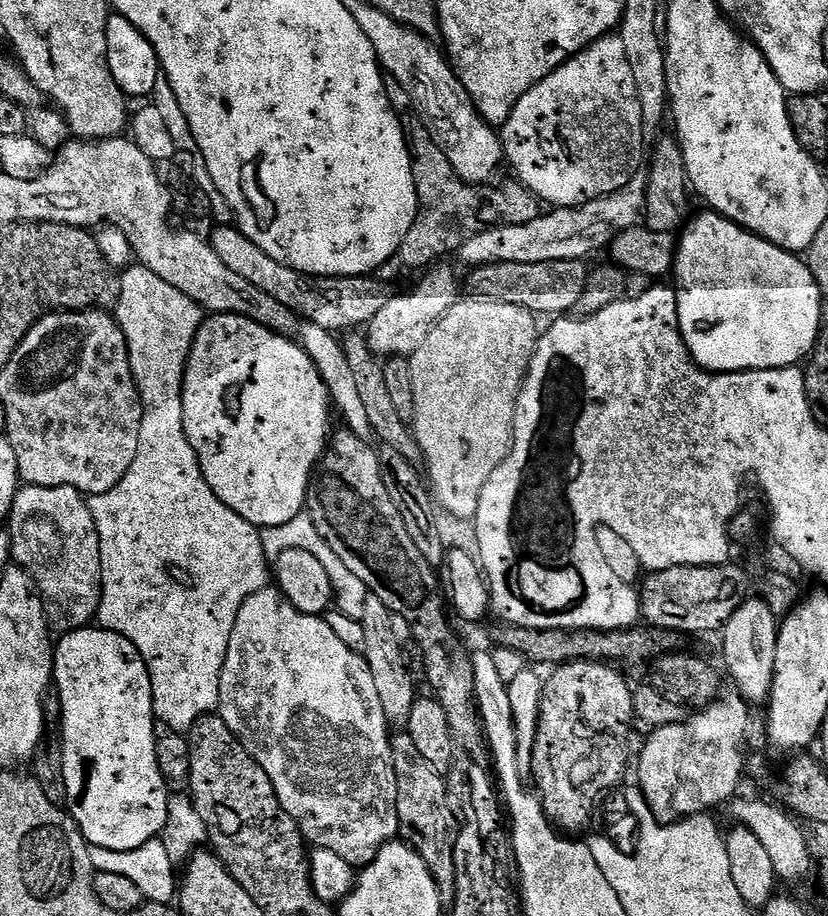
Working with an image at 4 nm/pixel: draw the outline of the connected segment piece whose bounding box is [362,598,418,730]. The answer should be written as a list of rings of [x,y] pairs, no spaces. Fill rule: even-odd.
[[[375,598],[369,599],[362,617],[364,623],[364,648],[362,655],[367,660],[370,670],[374,674],[374,686],[378,686],[378,698],[382,698],[382,706],[388,718],[388,723],[393,729],[407,729],[410,714],[414,710],[418,693],[408,668],[404,665],[404,651],[394,634],[391,620],[393,613],[383,602]]]

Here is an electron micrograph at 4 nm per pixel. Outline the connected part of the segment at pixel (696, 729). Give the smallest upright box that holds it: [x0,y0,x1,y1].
[638,702,748,824]

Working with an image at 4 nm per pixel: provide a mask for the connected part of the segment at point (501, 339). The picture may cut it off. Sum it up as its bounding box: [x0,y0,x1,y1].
[410,298,542,521]

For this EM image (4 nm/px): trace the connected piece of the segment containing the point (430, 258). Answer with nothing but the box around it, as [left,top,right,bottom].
[398,123,541,269]

